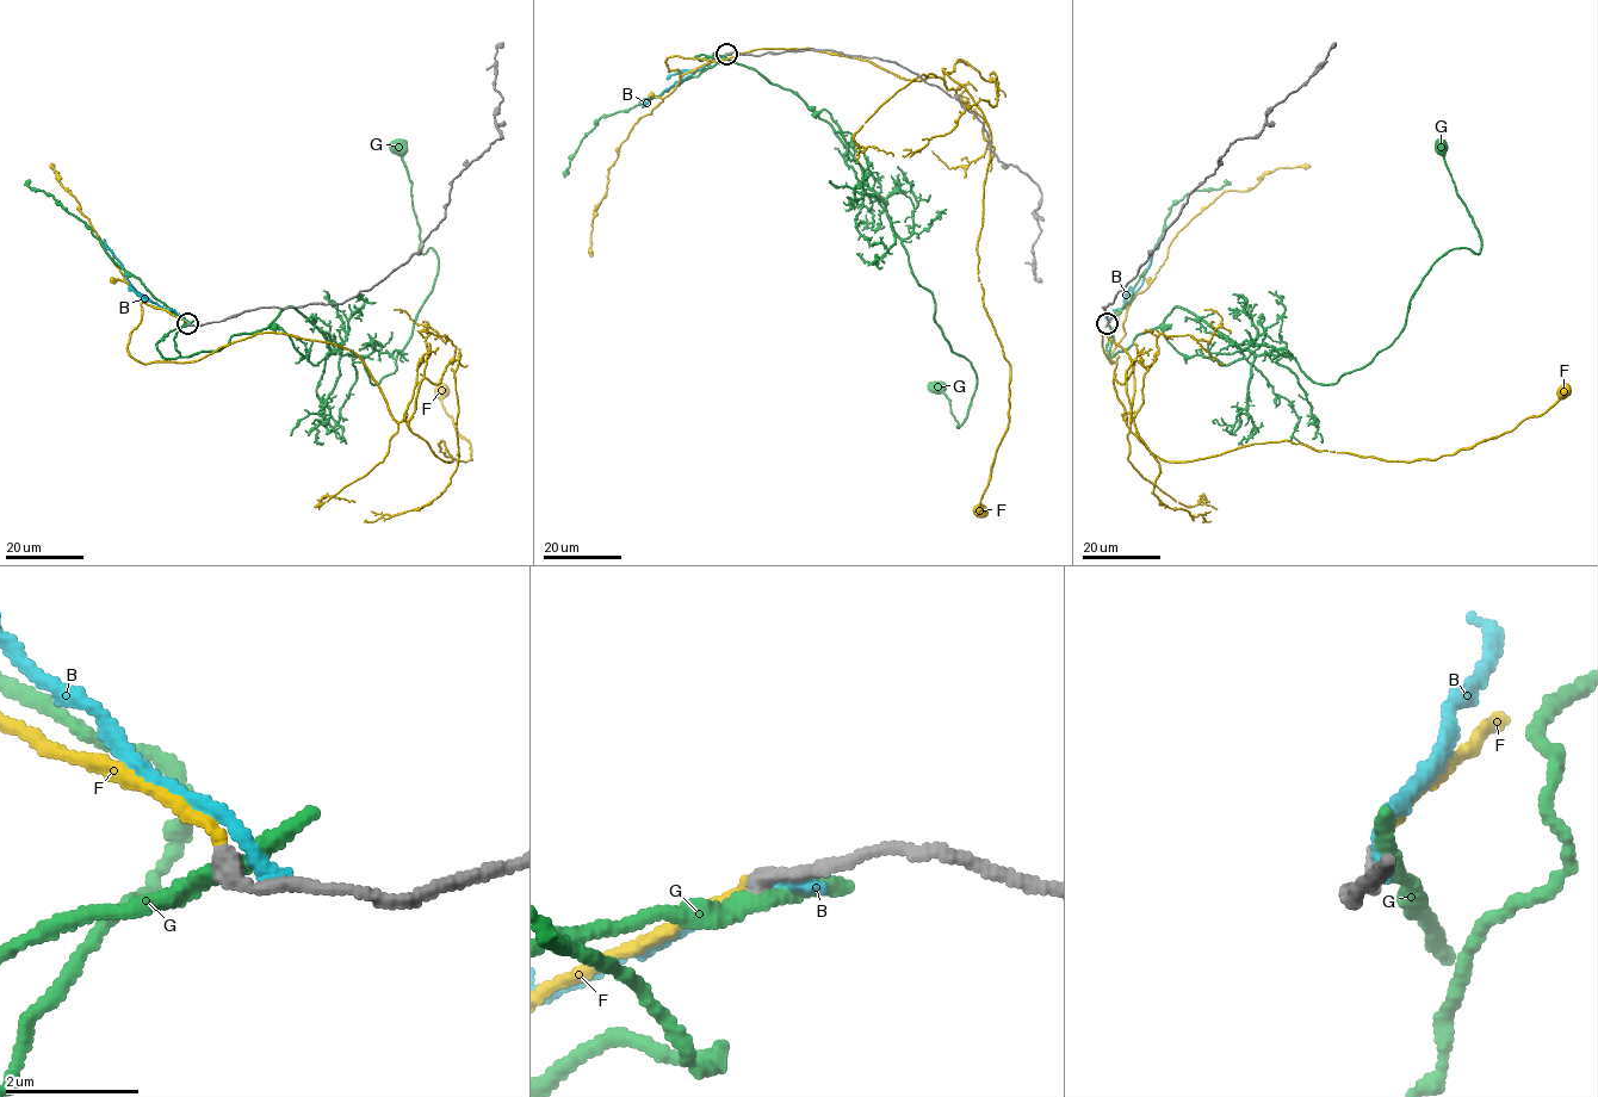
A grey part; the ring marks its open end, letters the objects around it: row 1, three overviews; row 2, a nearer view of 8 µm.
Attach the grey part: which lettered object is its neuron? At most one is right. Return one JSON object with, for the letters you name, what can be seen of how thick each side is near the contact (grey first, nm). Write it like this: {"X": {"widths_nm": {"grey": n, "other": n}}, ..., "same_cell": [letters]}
{"F": {"widths_nm": {"grey": 280, "other": 170}}, "same_cell": ["F"]}

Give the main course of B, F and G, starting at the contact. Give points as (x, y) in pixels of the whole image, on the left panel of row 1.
B: (189, 324), (173, 310), (158, 305), (136, 290), (104, 239)
F: (187, 323), (142, 303), (129, 353), (328, 342), (439, 459), (443, 440), (471, 459), (443, 392)
G: (187, 324), (165, 358), (292, 307), (372, 384), (394, 373), (438, 265), (419, 252), (400, 146)

